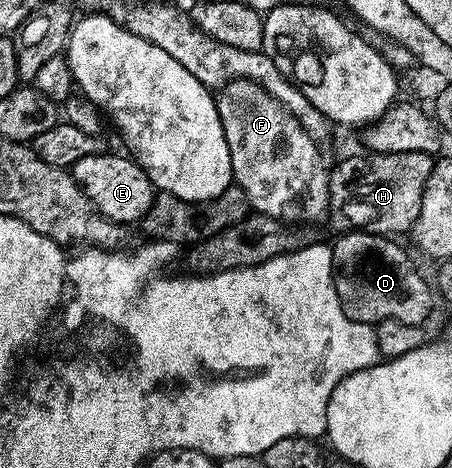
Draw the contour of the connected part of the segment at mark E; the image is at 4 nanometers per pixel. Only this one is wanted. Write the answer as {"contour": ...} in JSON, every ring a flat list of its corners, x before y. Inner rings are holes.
{"contour":[[87,156,82,162,75,164,72,169,72,177,78,182,78,186,90,198,90,202,106,218,110,218,115,224,135,225,150,210,154,189,150,178,140,169,135,160,124,156]]}

